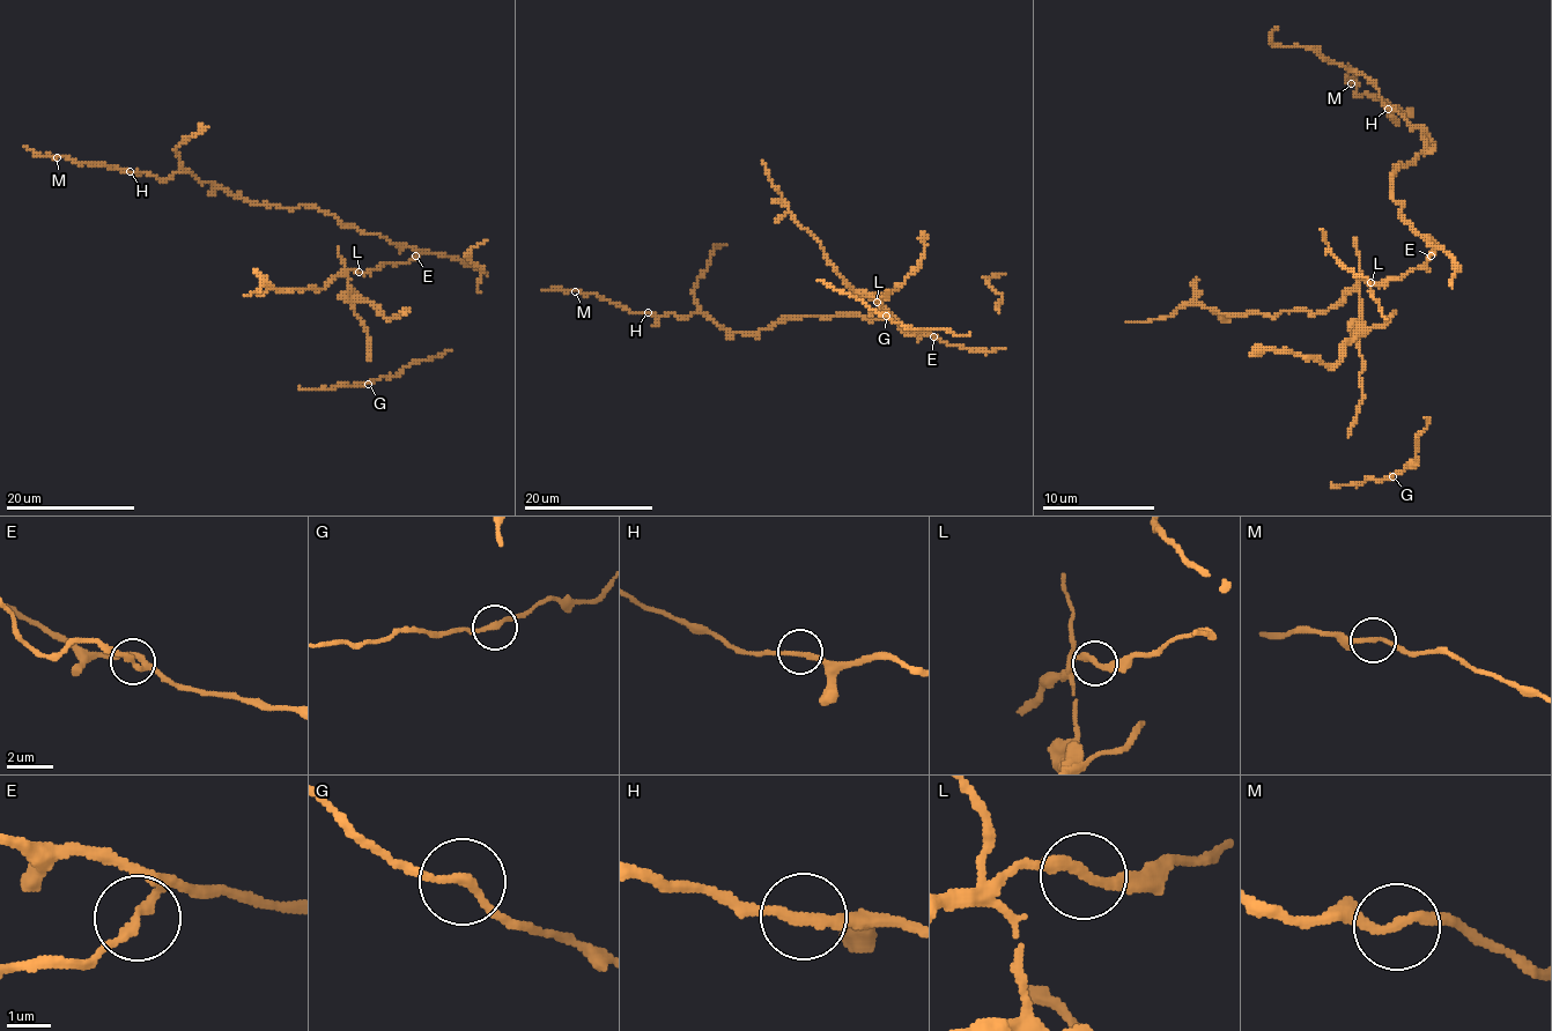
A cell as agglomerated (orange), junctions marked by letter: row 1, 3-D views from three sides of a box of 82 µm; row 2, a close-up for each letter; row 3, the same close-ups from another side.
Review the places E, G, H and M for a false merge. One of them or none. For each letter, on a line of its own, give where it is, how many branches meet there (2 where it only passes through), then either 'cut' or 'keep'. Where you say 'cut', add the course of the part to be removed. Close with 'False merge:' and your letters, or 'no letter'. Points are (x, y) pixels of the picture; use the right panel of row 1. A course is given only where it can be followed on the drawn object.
E: at (1431, 256); 2 branches meet; cut; foreign part runs (1429, 254), (1427, 268), (1384, 282), (1362, 280), (1325, 311), (1266, 317), (1190, 302), (1165, 319), (1125, 321)
G: at (1392, 476); 2 branches meet; keep
H: at (1388, 109); 2 branches meet; keep
M: at (1351, 83); 2 branches meet; keep
False merge: E

